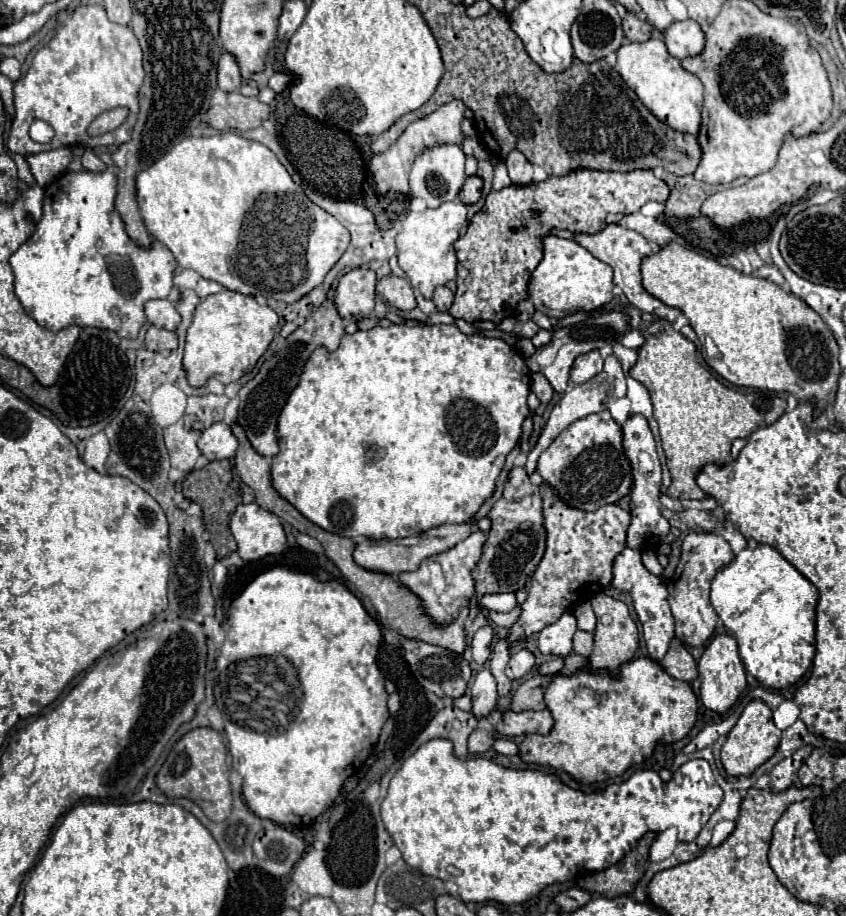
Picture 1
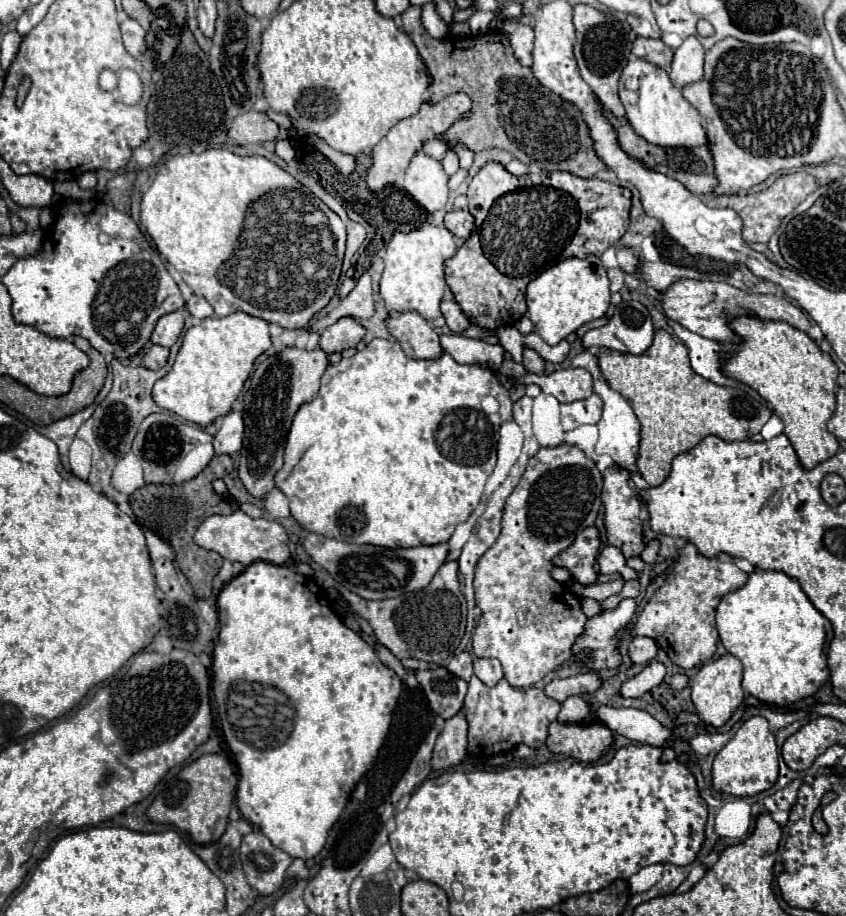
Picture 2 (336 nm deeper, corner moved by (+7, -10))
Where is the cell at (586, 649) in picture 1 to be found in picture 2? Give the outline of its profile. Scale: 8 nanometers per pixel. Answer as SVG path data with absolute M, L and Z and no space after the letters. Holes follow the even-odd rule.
M571 444L541 448L533 458L529 458L521 482L507 498L497 542L483 554L477 564L475 598L477 606L481 608L481 618L473 634L473 654L479 658L497 658L503 666L505 680L515 688L529 688L547 672L553 672L563 662L567 662L573 642L585 630L587 618L581 612L579 596L551 578L551 558L565 550L581 530L595 524L601 508L601 490L603 474L581 448Z

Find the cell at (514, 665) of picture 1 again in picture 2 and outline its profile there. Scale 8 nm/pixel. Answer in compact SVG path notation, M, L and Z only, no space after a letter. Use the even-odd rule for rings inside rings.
M479 658L475 664L475 676L485 682L487 686L495 686L503 678L503 668L499 660L493 658Z

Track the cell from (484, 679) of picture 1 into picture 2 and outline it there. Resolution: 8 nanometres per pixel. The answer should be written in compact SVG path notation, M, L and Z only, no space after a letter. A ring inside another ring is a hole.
M465 710L455 714L453 718L445 720L445 728L439 734L433 750L433 760L431 766L437 770L455 766L463 760L467 754L467 720L465 720Z

